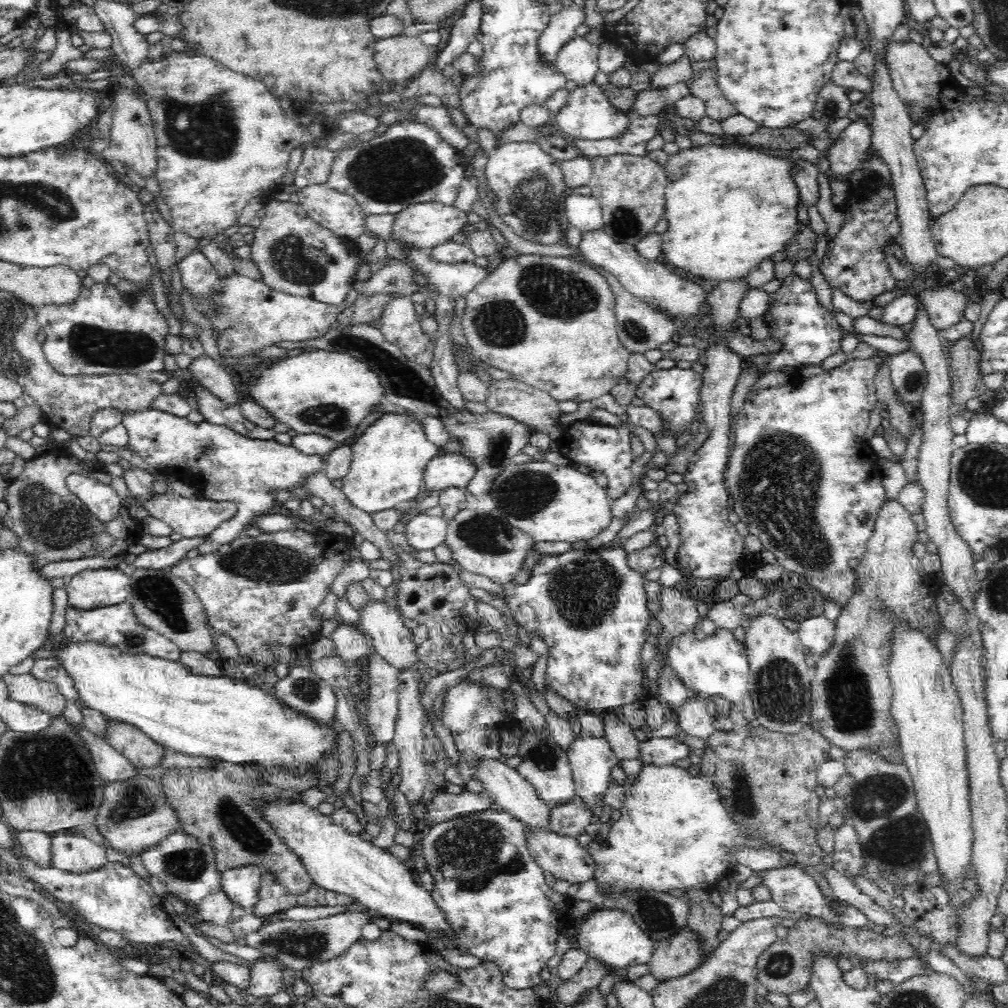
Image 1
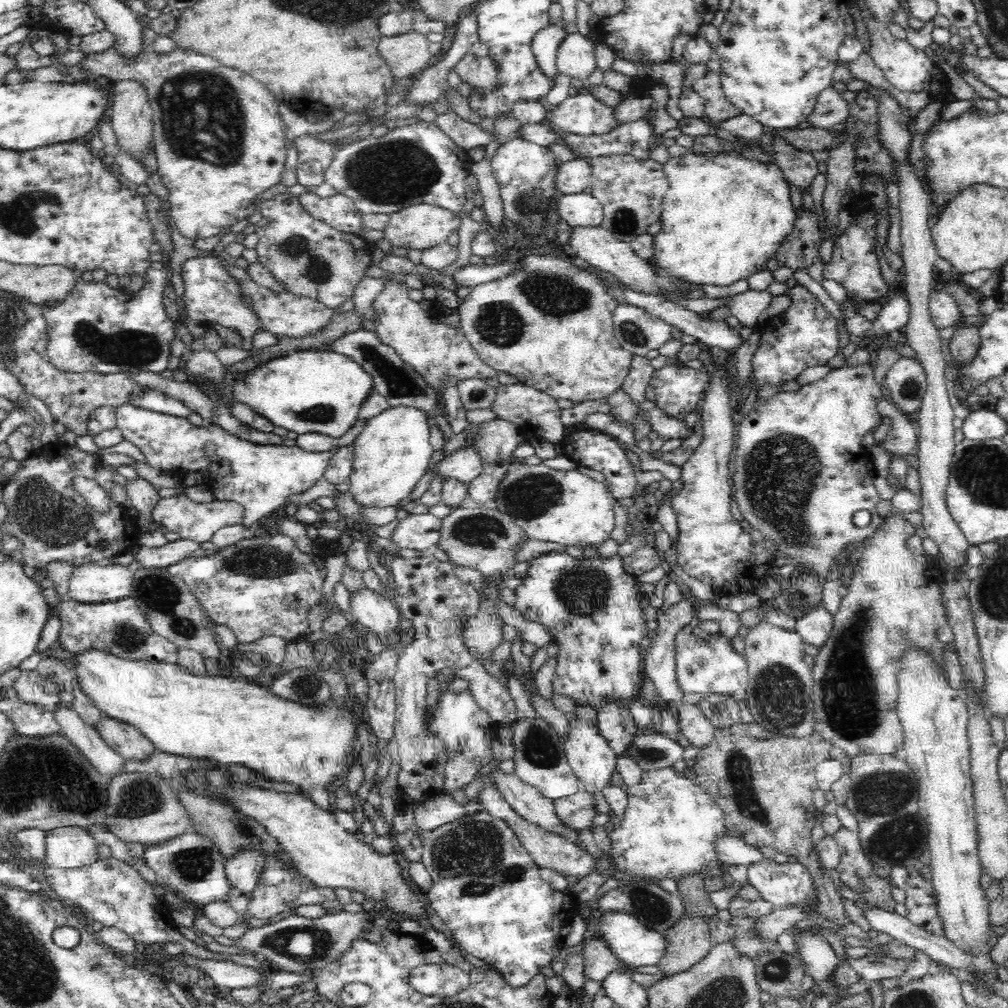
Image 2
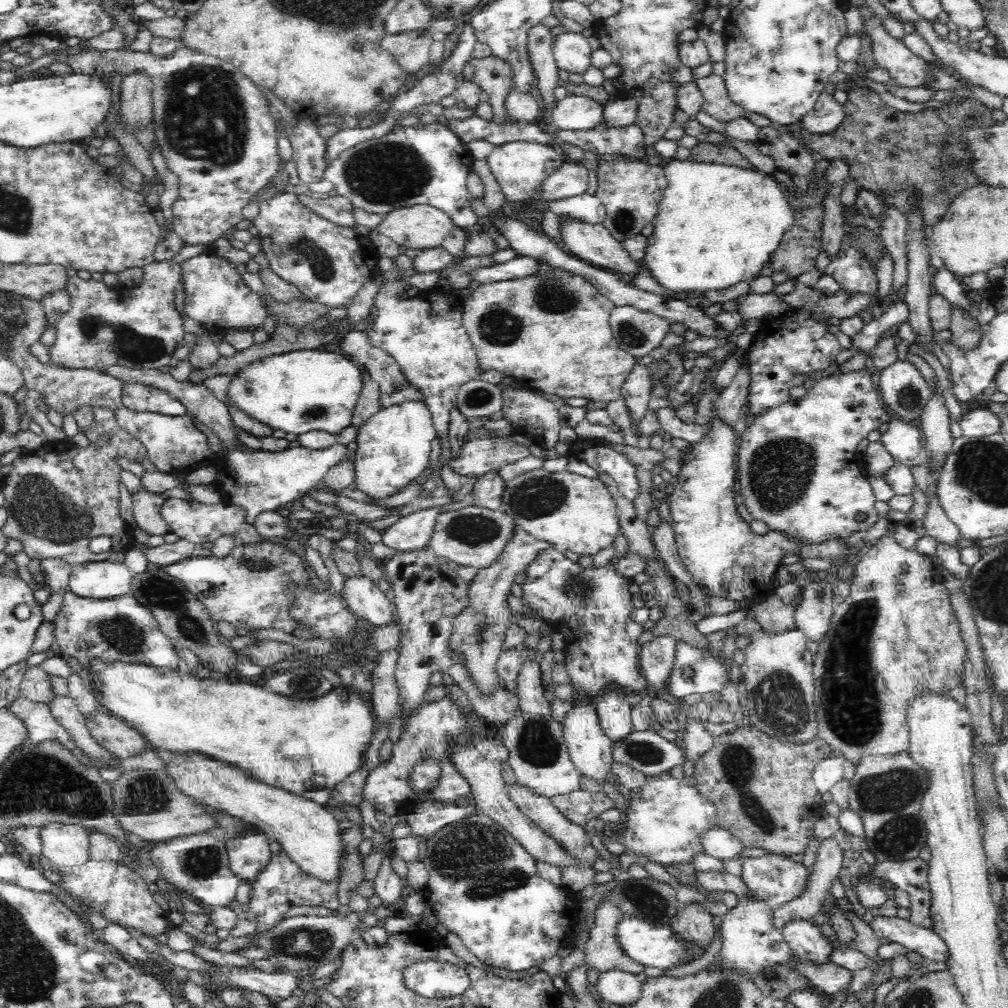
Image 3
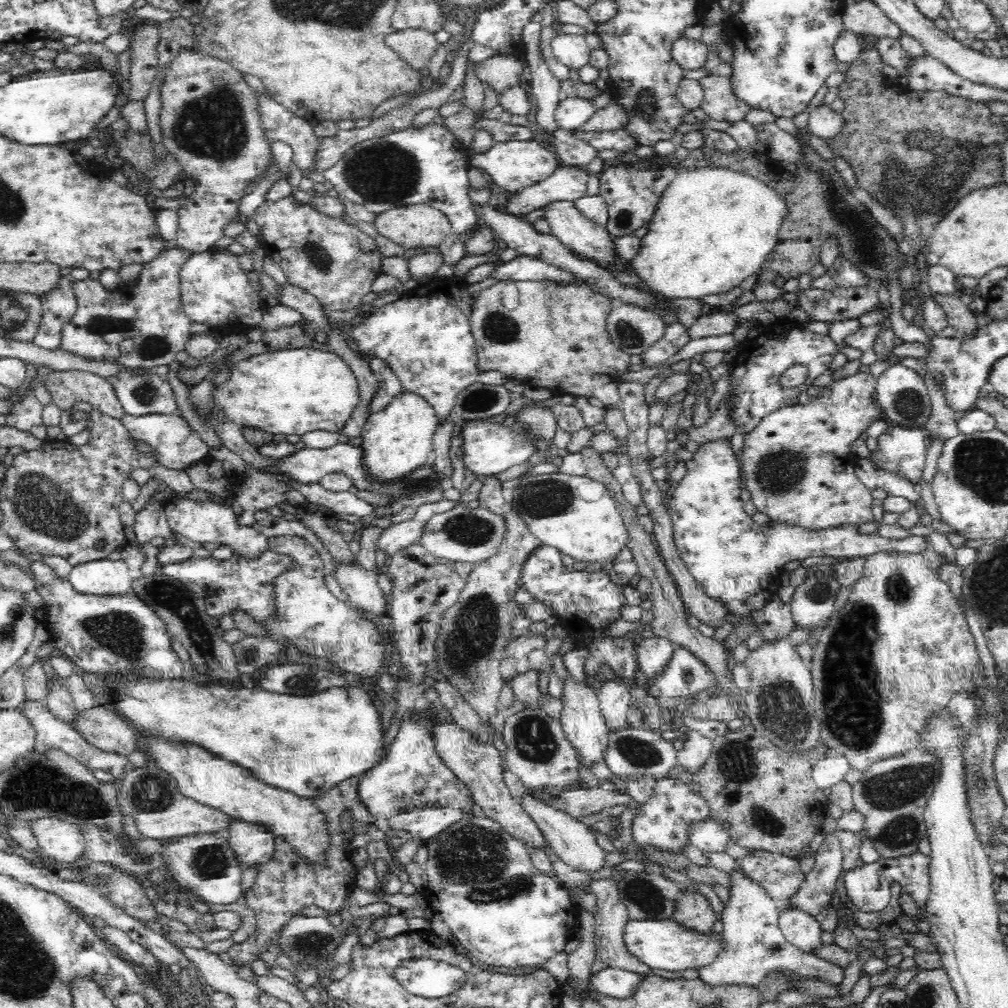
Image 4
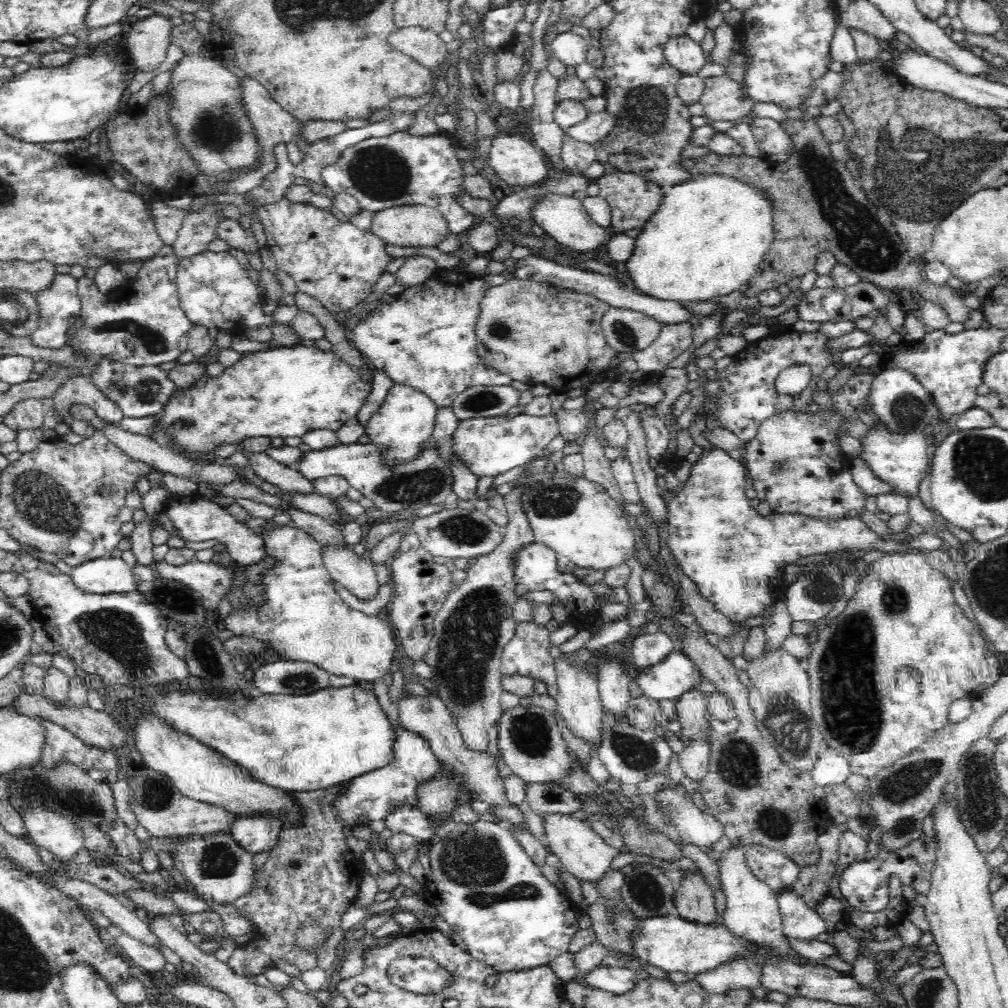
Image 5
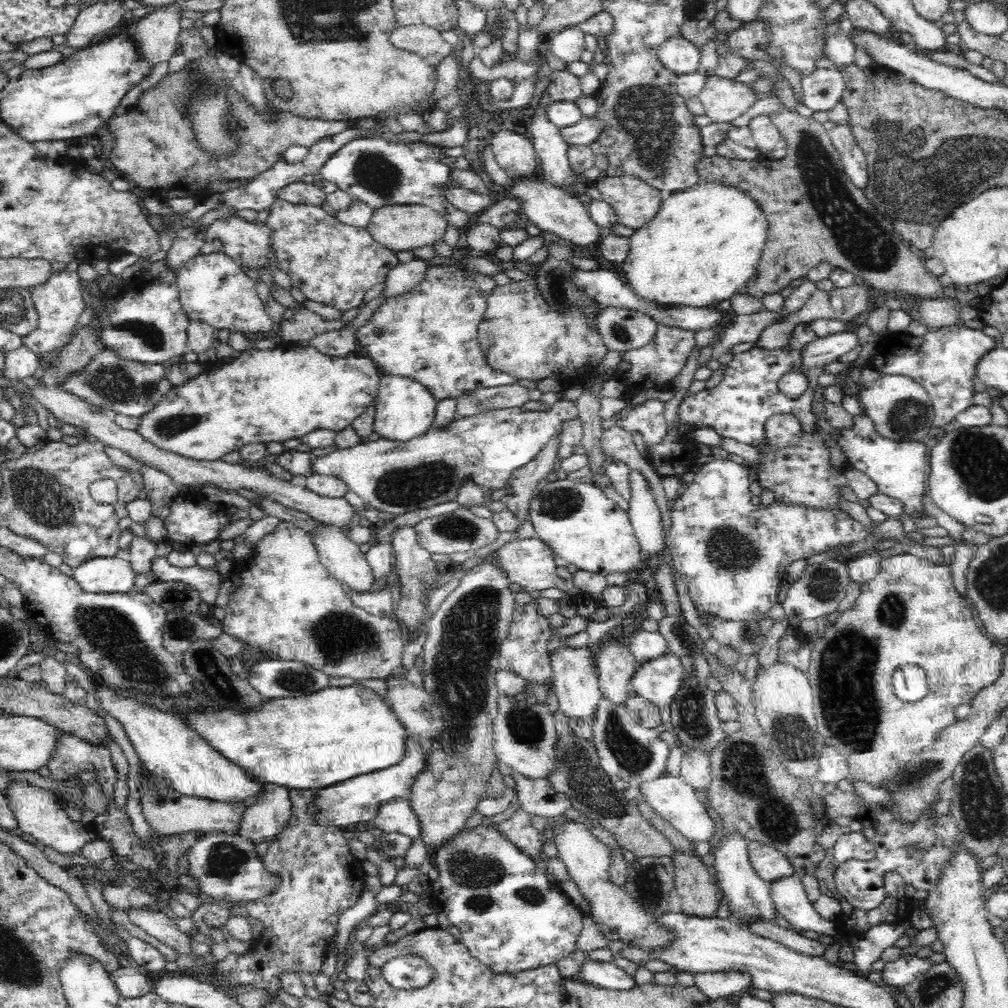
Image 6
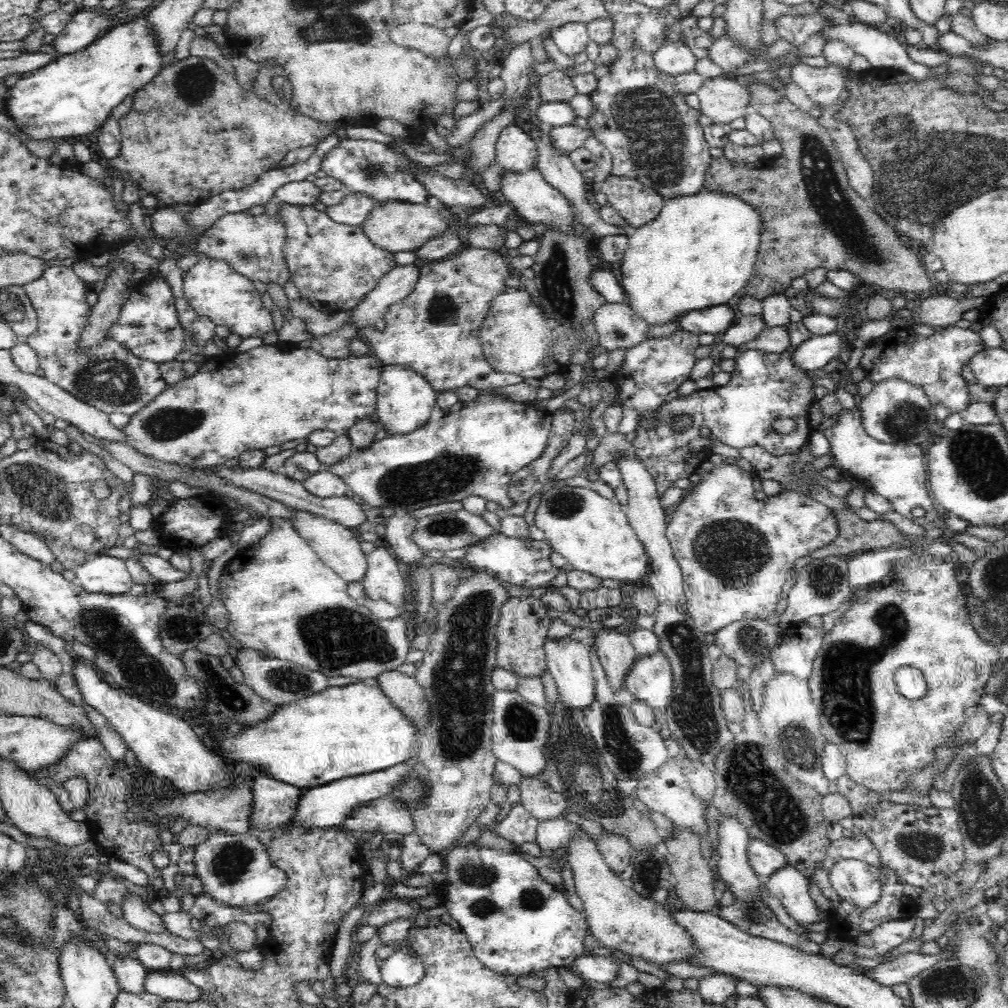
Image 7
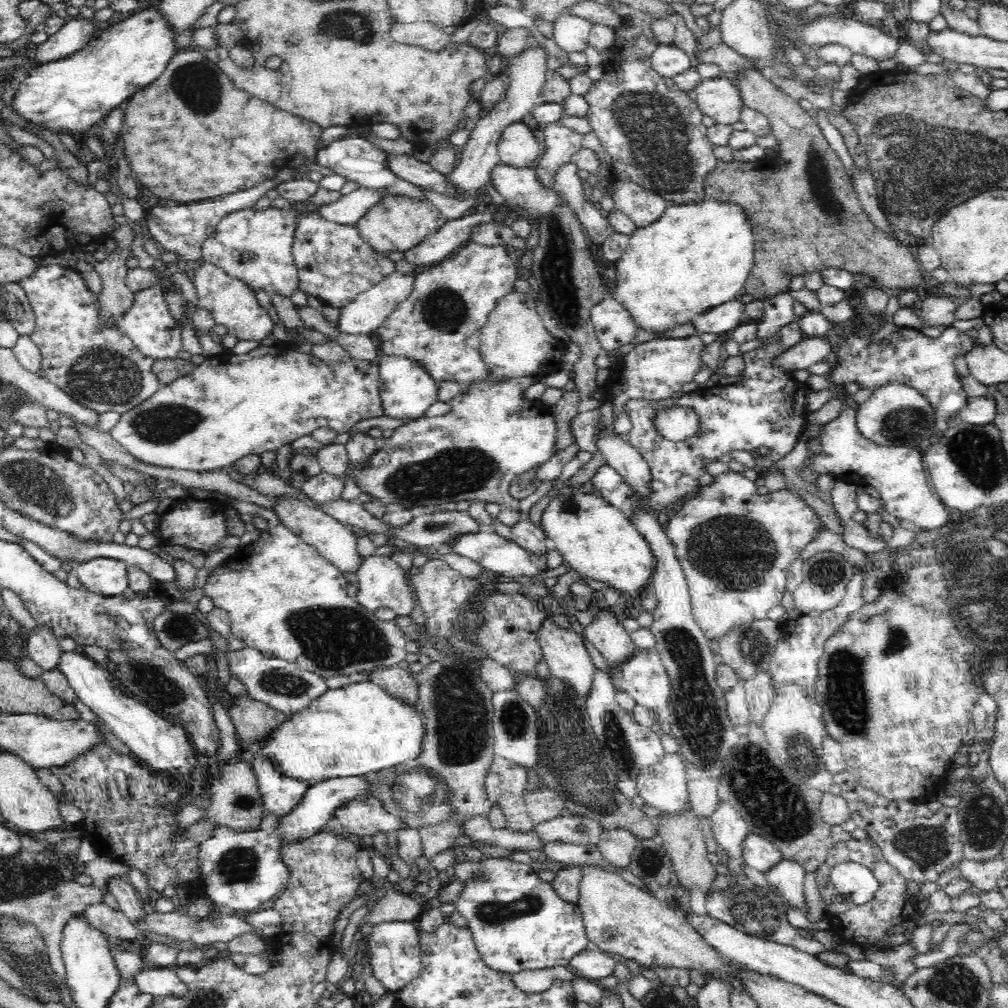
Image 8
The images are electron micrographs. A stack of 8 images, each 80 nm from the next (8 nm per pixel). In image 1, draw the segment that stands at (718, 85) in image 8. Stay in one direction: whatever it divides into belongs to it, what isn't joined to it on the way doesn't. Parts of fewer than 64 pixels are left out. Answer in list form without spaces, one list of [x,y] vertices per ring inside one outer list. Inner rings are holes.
[[[703,69],[690,82],[690,93],[704,101],[705,116],[723,121],[725,118],[738,114],[735,106],[724,96],[715,80],[714,69]]]

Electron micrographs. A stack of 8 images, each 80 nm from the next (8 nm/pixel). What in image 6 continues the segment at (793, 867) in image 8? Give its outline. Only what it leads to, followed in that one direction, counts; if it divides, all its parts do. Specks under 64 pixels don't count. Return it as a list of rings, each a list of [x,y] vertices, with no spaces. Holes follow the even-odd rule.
[[[798,874],[770,883],[771,898],[777,912],[797,930],[814,930],[820,935],[835,938],[840,930],[837,921],[829,921],[820,916],[806,894],[806,889]]]

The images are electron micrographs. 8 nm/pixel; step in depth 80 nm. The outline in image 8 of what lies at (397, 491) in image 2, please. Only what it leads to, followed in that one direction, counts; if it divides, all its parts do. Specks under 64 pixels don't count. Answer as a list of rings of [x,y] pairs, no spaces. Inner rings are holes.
[[[380,357],[377,358],[379,378],[381,380],[381,398],[383,414],[390,418],[416,421],[424,417],[424,412],[438,401],[438,388],[430,373],[422,365],[406,357]]]

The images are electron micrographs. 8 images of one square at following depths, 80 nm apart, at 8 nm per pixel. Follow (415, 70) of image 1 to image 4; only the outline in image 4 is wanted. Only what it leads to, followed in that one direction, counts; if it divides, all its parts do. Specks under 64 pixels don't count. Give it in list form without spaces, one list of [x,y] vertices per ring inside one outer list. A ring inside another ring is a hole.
[[[417,28],[392,30],[386,35],[385,44],[414,70],[426,68],[441,45],[434,33]]]

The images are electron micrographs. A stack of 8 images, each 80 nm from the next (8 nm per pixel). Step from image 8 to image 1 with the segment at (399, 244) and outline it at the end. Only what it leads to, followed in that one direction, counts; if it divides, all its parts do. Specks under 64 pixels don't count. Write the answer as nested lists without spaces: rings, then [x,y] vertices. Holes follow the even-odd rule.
[[[442,202],[414,203],[408,205],[404,210],[401,210],[395,215],[389,238],[397,241],[400,245],[408,245],[408,247],[412,247],[412,249],[422,248],[429,250],[451,241],[452,236],[462,231],[462,227],[465,224],[468,224],[467,214],[453,204]]]

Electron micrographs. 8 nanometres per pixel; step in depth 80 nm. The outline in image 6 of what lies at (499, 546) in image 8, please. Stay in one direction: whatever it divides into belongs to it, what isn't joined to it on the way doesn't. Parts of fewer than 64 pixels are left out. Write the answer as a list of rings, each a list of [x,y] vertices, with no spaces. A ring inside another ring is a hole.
[[[530,537],[528,539],[516,538],[506,542],[501,548],[498,548],[487,559],[492,559],[502,570],[505,570],[509,581],[514,584],[520,584],[529,593],[533,590],[546,590],[546,588],[560,588],[564,592],[570,592],[574,596],[580,596],[582,590],[578,590],[572,580],[562,580],[554,573],[554,551],[542,539]]]

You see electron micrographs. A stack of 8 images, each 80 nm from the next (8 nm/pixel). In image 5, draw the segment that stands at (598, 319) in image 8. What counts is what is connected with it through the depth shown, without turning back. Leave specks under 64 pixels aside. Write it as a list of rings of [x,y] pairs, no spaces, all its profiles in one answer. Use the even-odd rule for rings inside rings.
[[[611,307],[602,318],[606,342],[620,352],[636,352],[650,346],[661,333],[662,324],[640,311]]]

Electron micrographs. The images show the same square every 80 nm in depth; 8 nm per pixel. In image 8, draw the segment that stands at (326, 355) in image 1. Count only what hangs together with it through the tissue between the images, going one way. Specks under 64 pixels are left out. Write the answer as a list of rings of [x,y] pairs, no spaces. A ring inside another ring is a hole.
[[[259,345],[252,352],[243,355],[236,355],[230,351],[222,355],[206,358],[198,365],[188,376],[184,376],[174,380],[172,384],[164,385],[157,394],[150,396],[148,400],[135,406],[128,412],[119,413],[118,422],[109,430],[111,437],[126,447],[136,460],[153,464],[154,466],[163,466],[164,468],[175,468],[176,470],[195,470],[196,472],[208,472],[216,470],[225,470],[226,467],[236,462],[242,456],[248,454],[262,454],[266,450],[276,451],[284,444],[291,444],[294,440],[298,440],[301,436],[311,434],[317,428],[331,428],[339,433],[347,432],[360,420],[365,418],[374,418],[374,416],[382,416],[382,398],[381,398],[381,380],[379,378],[379,366],[377,359],[373,361],[359,360],[350,358],[346,362],[334,362],[328,364],[318,360],[312,353],[306,354],[294,352],[294,350],[284,350],[280,354],[264,354],[266,346]]]

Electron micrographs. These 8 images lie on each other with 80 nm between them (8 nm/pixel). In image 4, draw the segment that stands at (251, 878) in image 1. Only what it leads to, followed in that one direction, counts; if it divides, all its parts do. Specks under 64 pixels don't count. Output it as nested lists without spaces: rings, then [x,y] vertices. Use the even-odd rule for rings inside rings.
[[[233,819],[229,824],[230,847],[243,870],[270,862],[275,851],[275,837],[266,827]]]

